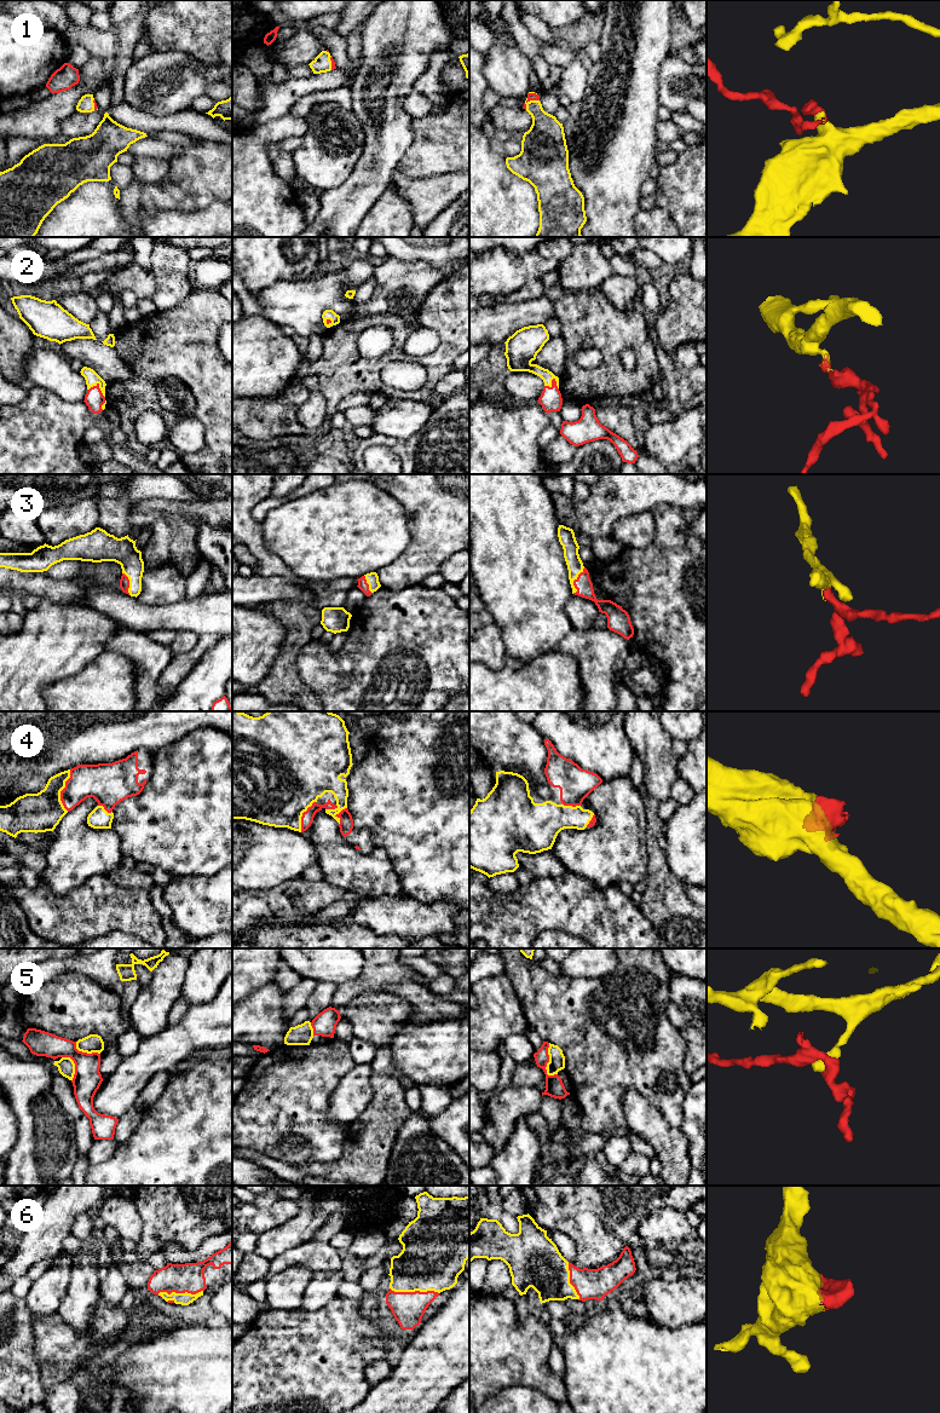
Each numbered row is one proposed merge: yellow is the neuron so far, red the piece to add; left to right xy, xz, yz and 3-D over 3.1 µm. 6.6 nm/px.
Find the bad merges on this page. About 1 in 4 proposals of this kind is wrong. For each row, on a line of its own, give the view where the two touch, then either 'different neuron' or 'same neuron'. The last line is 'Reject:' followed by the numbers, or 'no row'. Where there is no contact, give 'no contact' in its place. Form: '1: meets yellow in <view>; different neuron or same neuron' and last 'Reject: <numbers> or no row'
1: meets yellow in yz; same neuron
2: meets yellow in xy; same neuron
3: meets yellow in yz; same neuron
4: meets yellow in xy; same neuron
5: meets yellow in yz; different neuron
6: meets yellow in xz; same neuron
Reject: 5

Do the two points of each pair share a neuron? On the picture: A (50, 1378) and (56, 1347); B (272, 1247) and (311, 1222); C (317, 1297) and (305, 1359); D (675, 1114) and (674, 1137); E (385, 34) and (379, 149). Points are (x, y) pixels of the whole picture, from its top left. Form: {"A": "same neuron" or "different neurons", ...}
{"A": "same neuron", "B": "same neuron", "C": "different neurons", "D": "different neurons", "E": "same neuron"}

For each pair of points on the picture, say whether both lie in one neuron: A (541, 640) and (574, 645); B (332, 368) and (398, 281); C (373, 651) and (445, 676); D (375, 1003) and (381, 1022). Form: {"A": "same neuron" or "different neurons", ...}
{"A": "different neurons", "B": "different neurons", "C": "same neuron", "D": "same neuron"}

